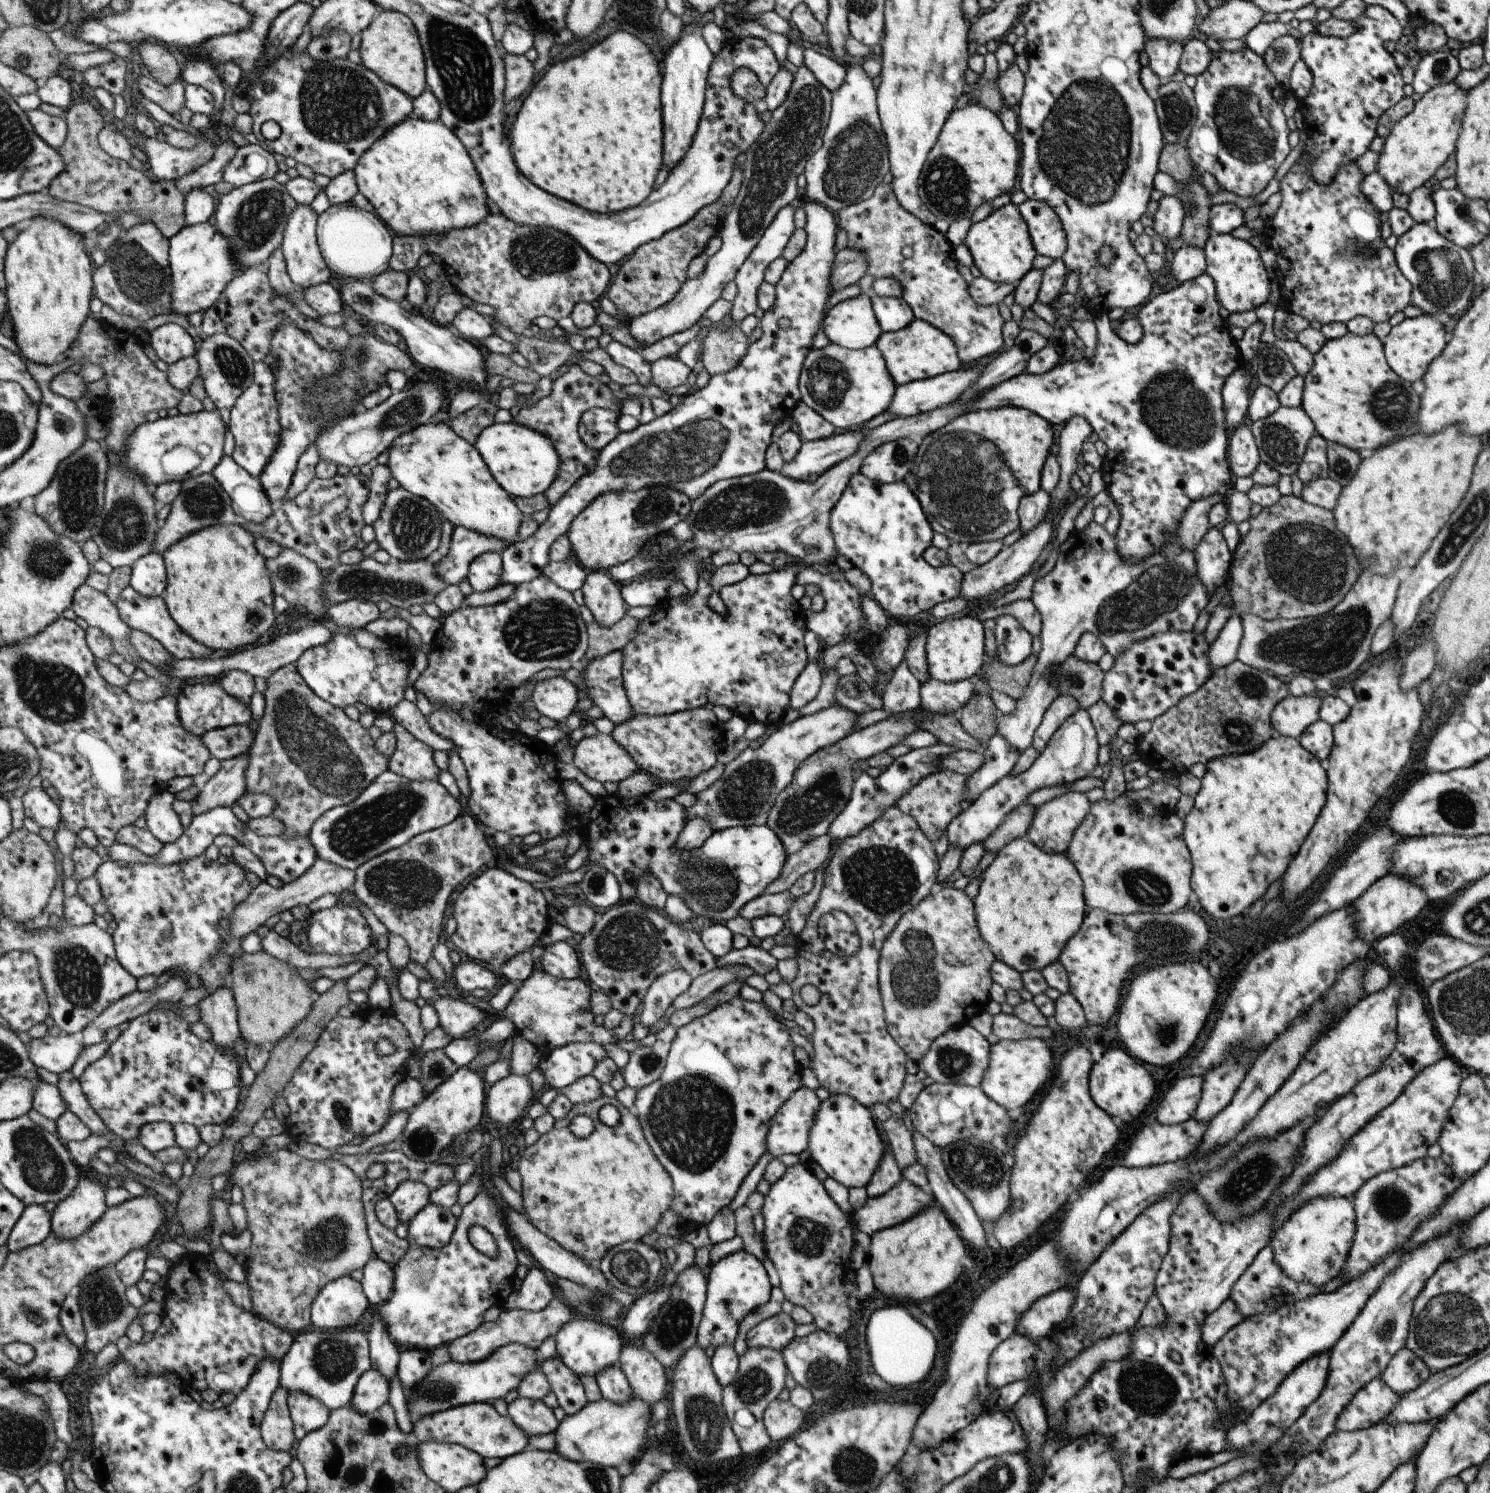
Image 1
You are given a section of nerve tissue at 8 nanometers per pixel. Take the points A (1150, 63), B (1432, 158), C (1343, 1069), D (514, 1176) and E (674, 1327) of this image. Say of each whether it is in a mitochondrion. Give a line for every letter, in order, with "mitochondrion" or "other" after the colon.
A: other
B: other
C: mitochondrion
D: other
E: mitochondrion

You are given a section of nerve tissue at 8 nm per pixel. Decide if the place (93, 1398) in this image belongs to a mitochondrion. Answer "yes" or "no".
no

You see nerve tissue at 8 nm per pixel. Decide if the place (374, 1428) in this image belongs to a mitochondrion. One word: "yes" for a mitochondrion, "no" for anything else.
yes

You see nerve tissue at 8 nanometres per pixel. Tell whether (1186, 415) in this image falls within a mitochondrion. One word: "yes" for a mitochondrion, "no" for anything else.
yes

